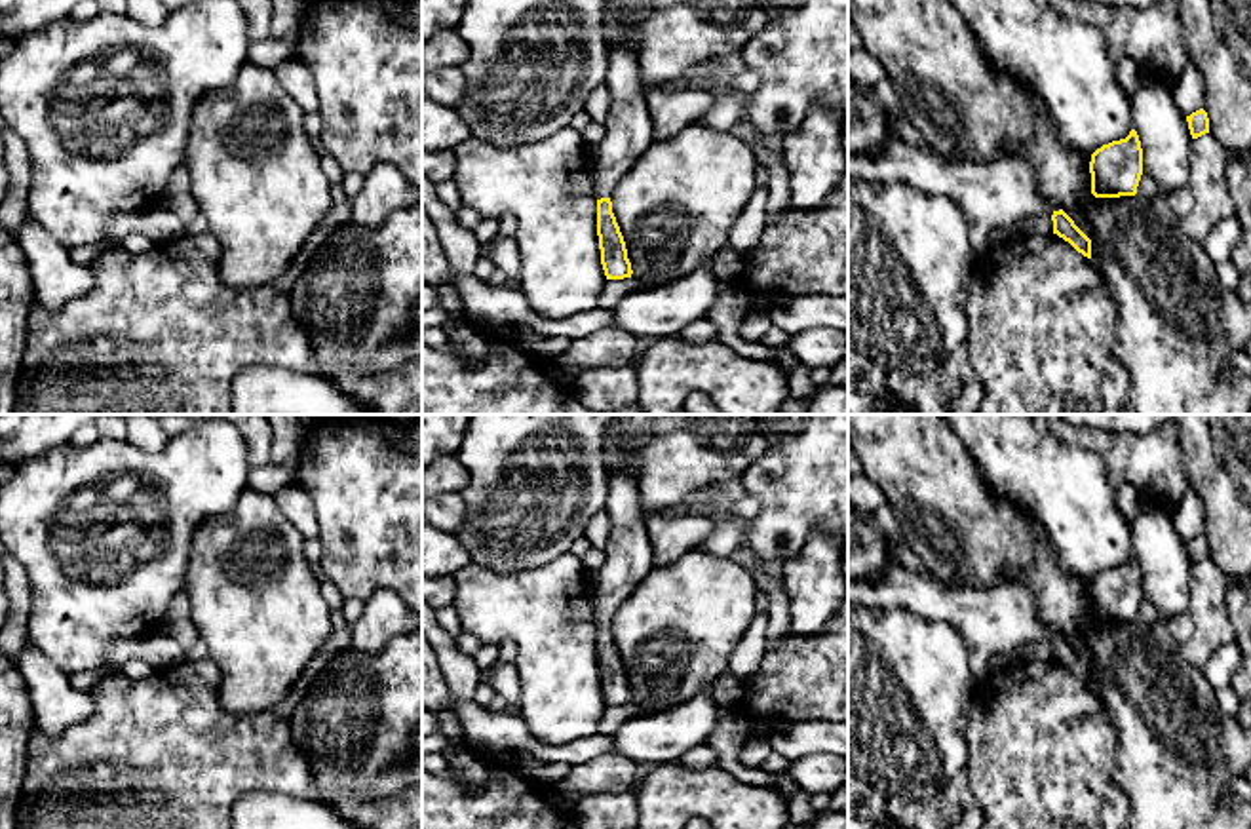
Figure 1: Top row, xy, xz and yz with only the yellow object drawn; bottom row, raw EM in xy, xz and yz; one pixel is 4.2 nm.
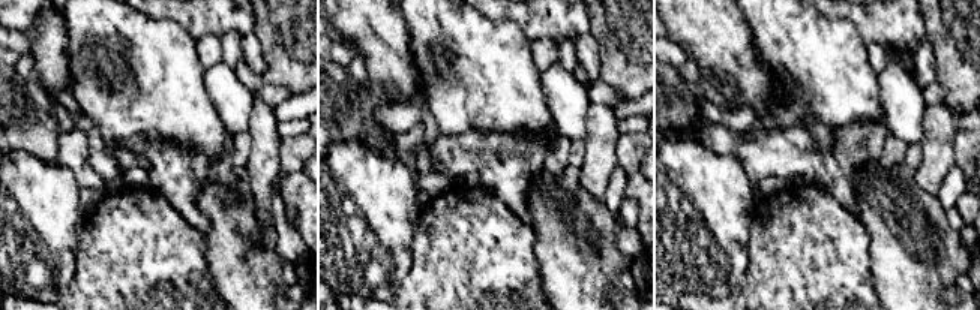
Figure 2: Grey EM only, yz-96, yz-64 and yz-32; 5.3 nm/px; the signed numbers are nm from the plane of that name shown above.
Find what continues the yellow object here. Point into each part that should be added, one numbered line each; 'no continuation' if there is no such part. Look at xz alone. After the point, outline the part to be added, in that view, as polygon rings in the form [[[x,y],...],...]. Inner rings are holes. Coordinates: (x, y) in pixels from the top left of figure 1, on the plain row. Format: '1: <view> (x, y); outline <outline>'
1: xz (630, 552); outline [[[637,437],[622,449],[624,468],[610,473],[605,510],[610,517],[610,534],[605,546],[605,565],[593,580],[595,624],[612,624],[618,607],[652,570],[654,548],[643,517],[639,489],[629,475],[629,464],[639,456]]]

